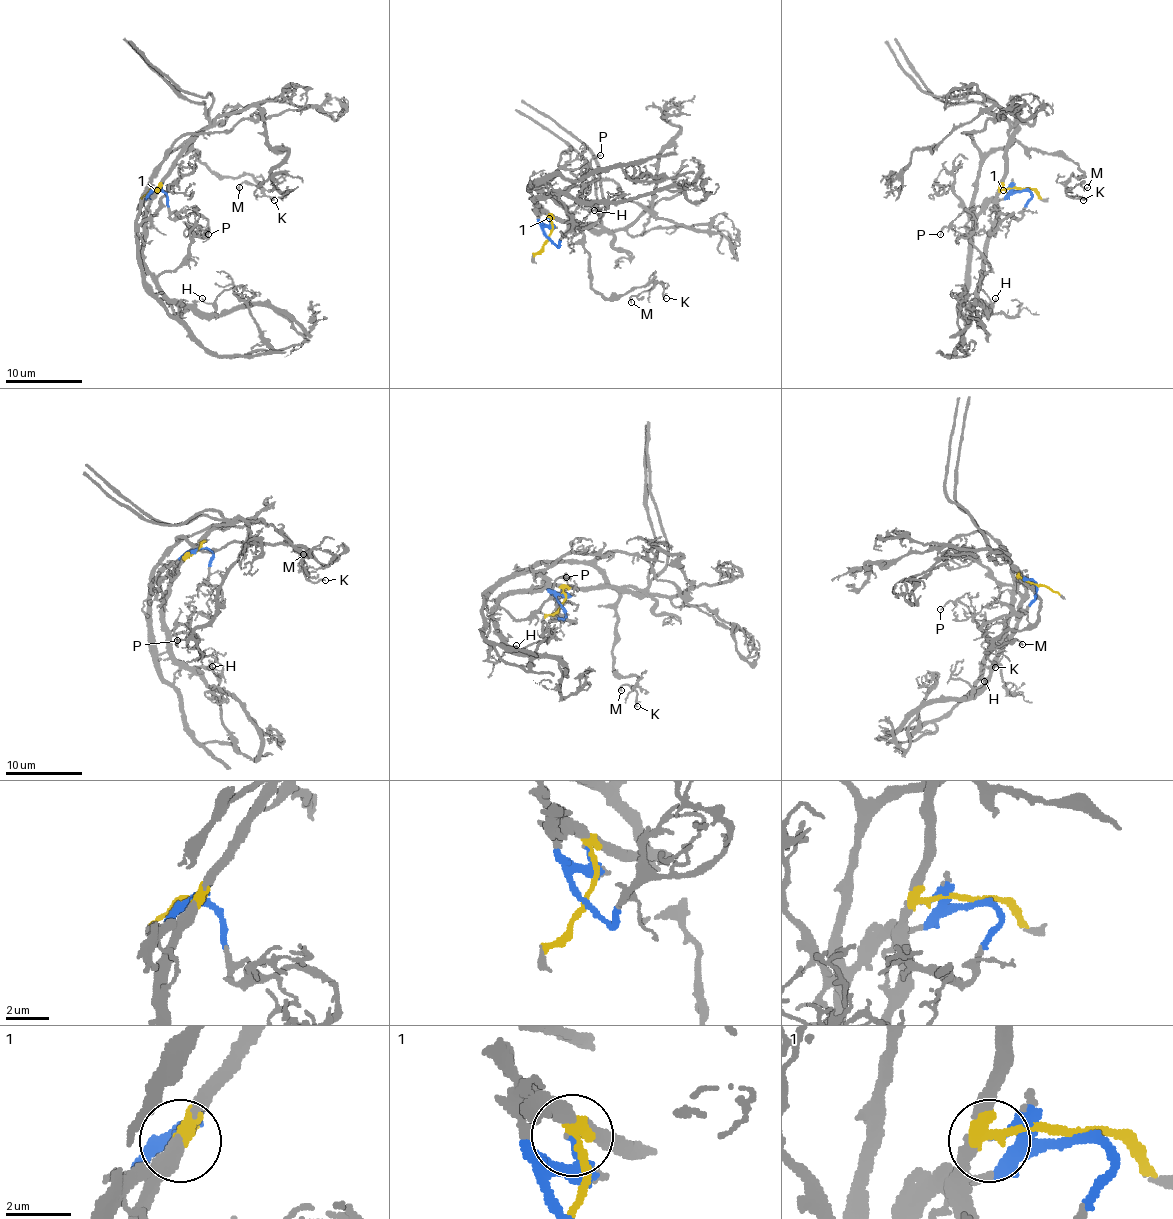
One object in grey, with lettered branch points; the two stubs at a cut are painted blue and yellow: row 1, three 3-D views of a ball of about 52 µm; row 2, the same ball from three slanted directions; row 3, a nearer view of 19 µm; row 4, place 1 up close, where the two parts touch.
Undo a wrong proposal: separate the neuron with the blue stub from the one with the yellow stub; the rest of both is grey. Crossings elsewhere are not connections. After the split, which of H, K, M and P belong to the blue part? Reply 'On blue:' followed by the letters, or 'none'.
On blue: K, M

